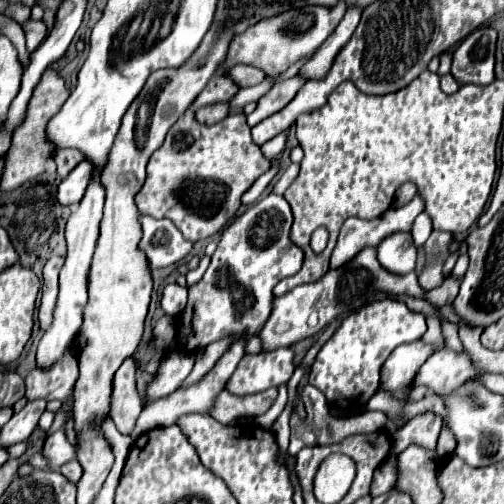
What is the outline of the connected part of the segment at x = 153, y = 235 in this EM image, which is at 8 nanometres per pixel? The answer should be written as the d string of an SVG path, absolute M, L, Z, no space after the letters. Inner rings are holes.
M141 216L141 226L143 238L139 248L147 254L151 268L167 268L191 254L193 242L183 240L183 234L173 222Z

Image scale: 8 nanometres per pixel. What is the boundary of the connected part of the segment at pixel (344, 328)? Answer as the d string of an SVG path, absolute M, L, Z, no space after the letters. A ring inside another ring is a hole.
M389 298L373 302L361 308L357 314L347 316L331 336L331 340L323 344L311 366L309 384L319 388L333 408L347 410L353 408L353 405L365 406L372 394L379 390L381 366L389 358L389 354L399 344L415 342L417 336L425 334L425 330L425 316L411 312L403 302ZM353 398L358 398L358 401L354 403Z

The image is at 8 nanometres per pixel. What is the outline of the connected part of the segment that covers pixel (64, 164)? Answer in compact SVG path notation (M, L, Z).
M61 148L55 154L55 162L57 162L57 172L61 178L67 178L67 174L83 160L85 156L81 154L81 150L77 148Z

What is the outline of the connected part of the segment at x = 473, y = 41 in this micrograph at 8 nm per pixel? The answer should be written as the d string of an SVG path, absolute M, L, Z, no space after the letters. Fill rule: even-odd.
M493 28L473 30L457 50L453 52L450 73L459 84L491 84L495 80L495 42L497 32Z

